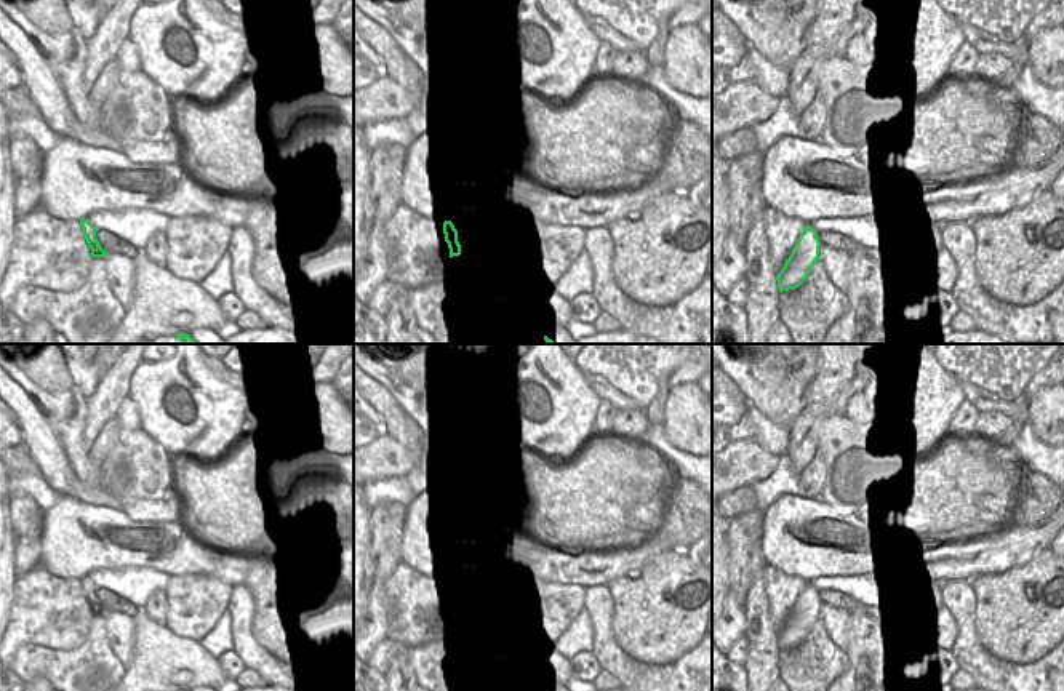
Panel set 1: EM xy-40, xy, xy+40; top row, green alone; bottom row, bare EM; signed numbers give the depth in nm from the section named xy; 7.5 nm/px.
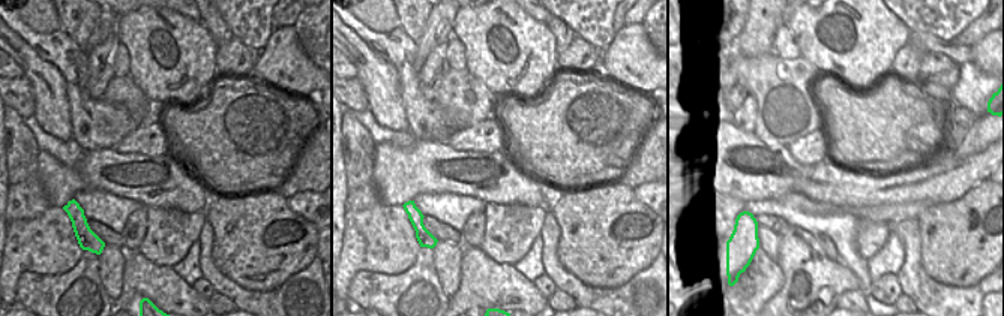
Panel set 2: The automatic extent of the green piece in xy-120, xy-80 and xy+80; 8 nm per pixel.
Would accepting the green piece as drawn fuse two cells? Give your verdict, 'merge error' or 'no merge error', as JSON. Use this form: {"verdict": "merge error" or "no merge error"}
{"verdict": "merge error"}

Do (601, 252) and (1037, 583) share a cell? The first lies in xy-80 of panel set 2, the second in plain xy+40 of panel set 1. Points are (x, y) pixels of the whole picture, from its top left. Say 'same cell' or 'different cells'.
same cell

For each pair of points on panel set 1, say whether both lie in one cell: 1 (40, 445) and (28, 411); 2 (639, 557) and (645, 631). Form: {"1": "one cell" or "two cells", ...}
{"1": "one cell", "2": "two cells"}

